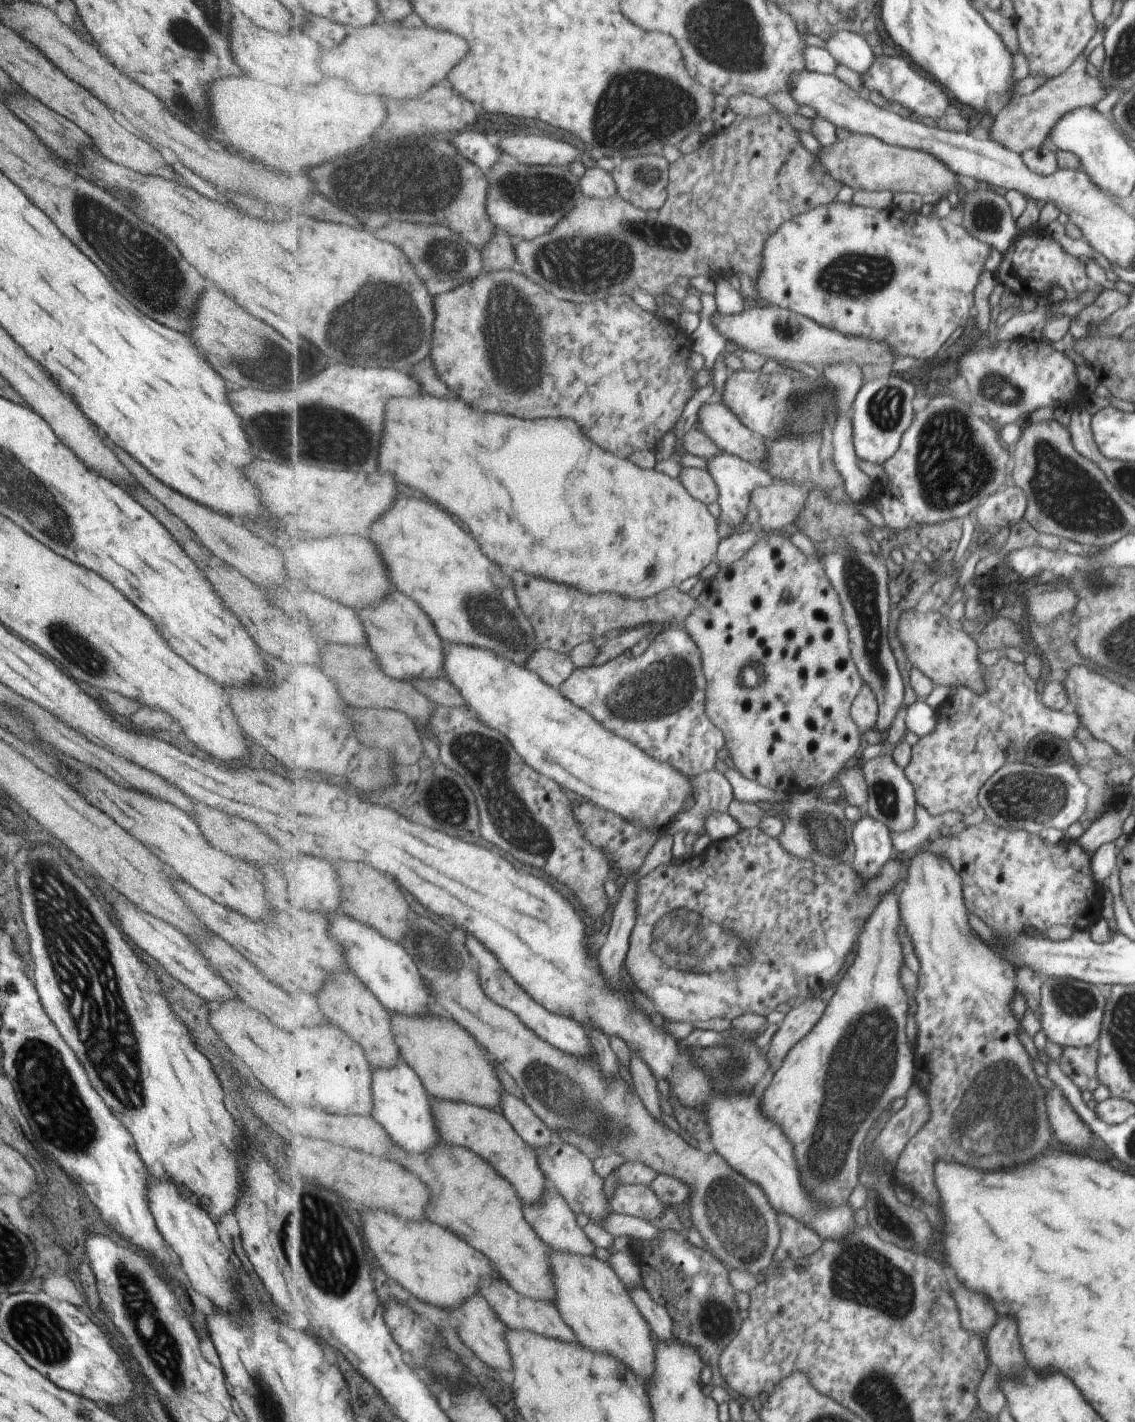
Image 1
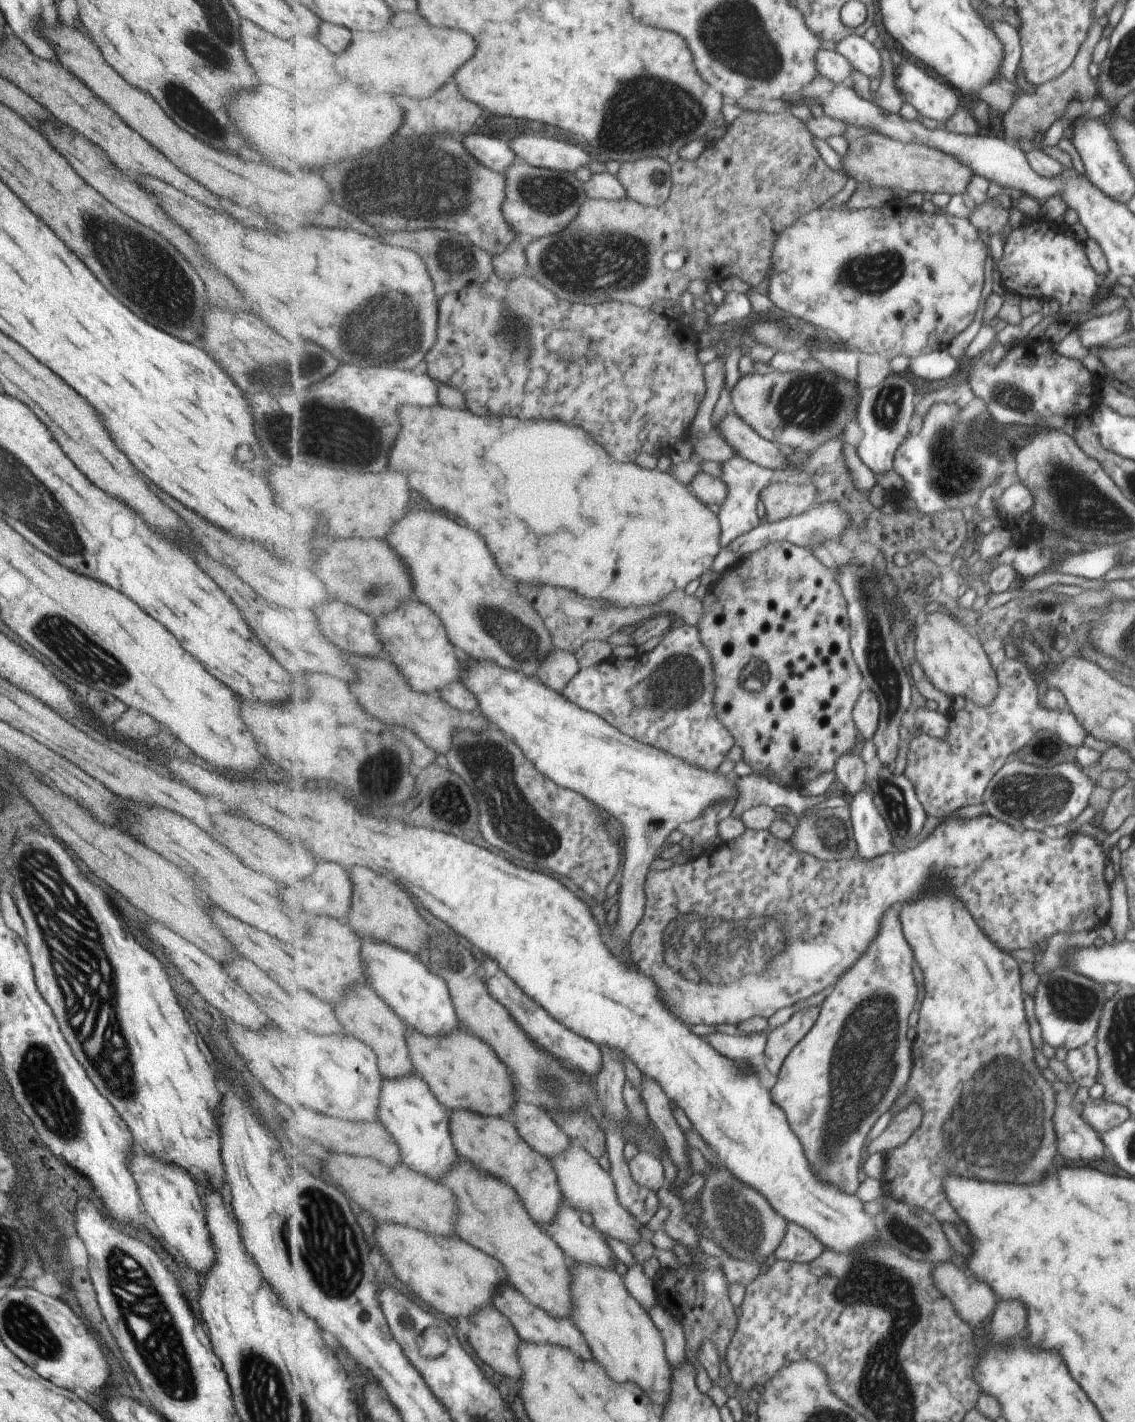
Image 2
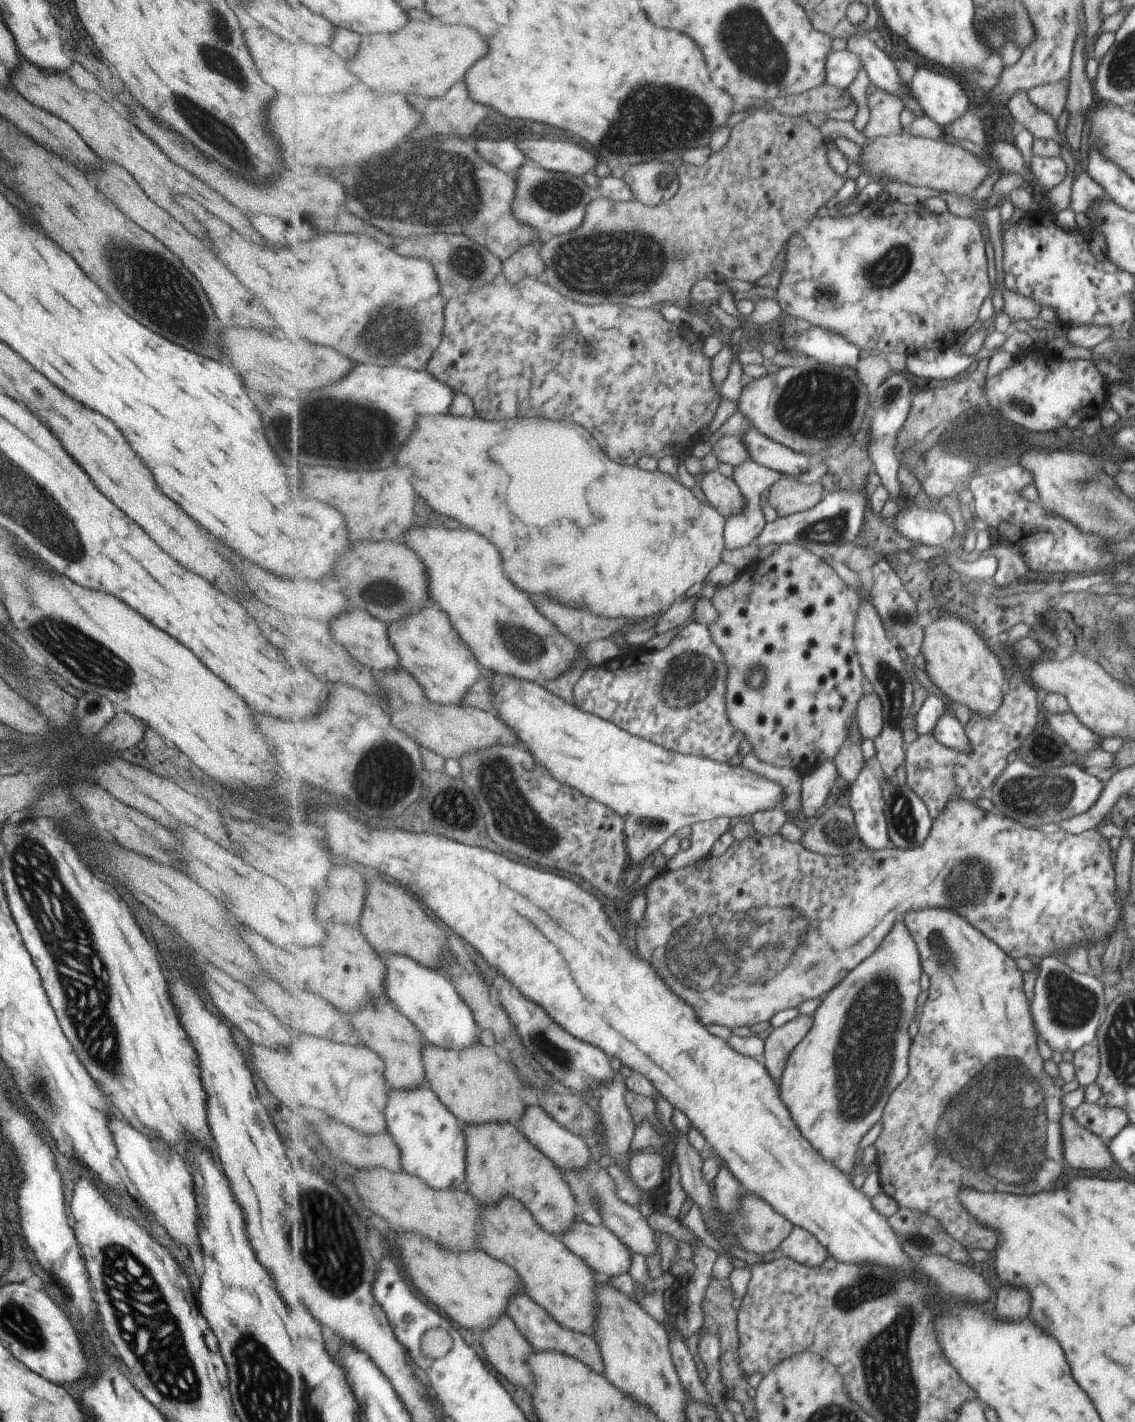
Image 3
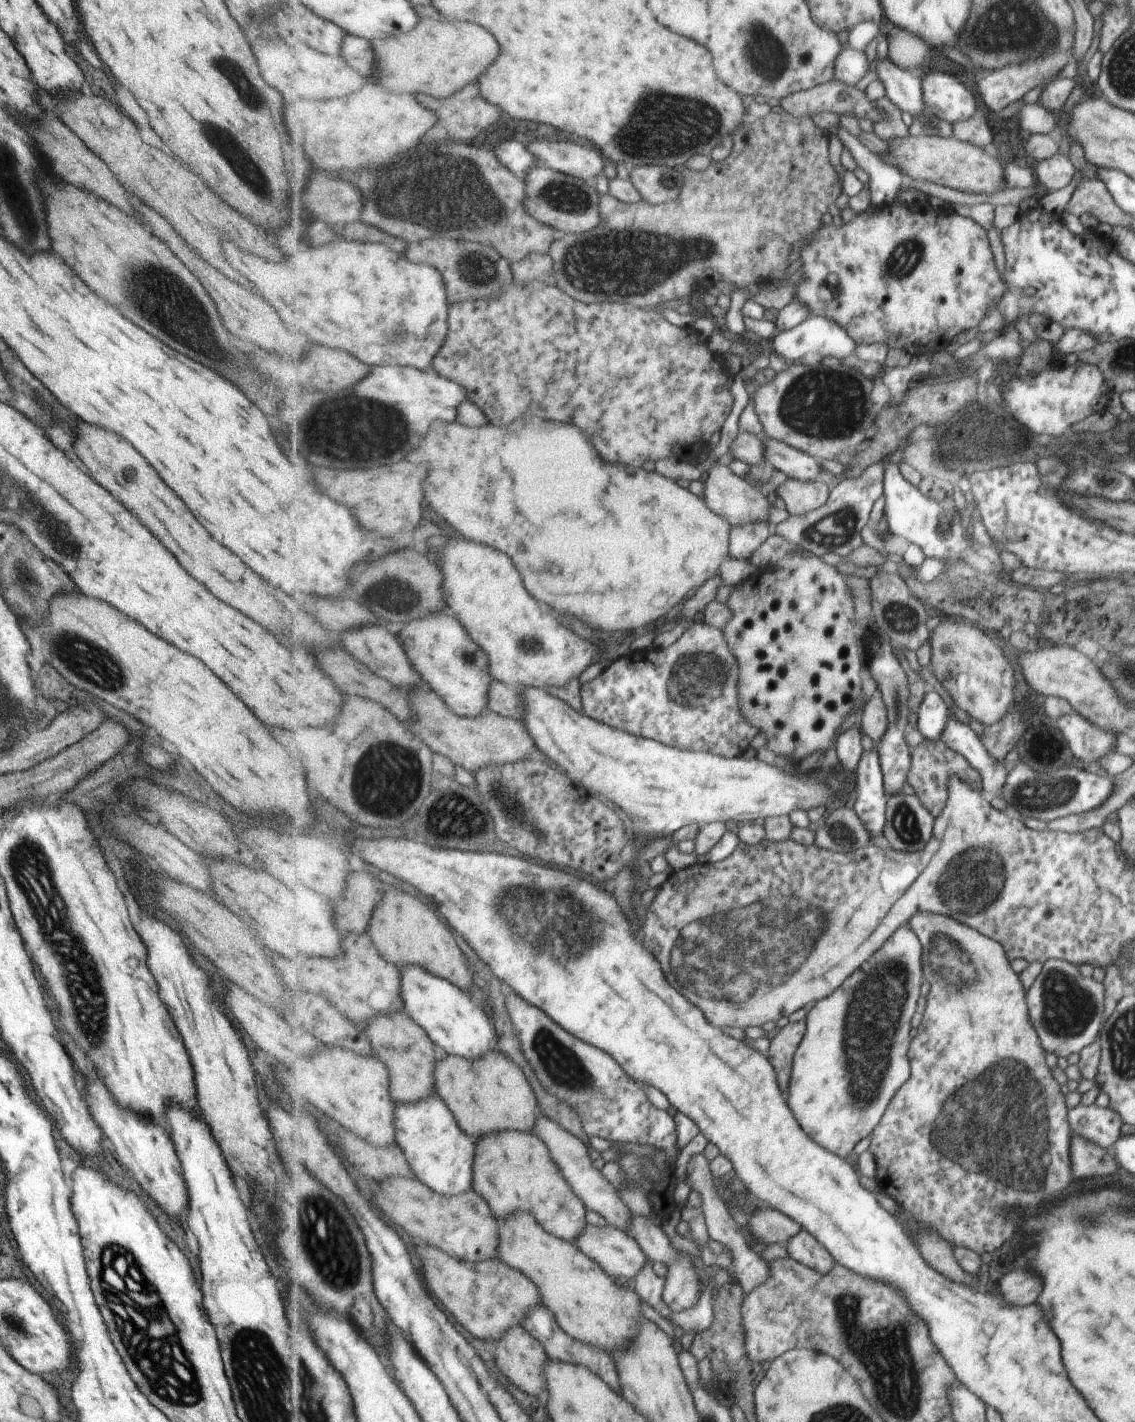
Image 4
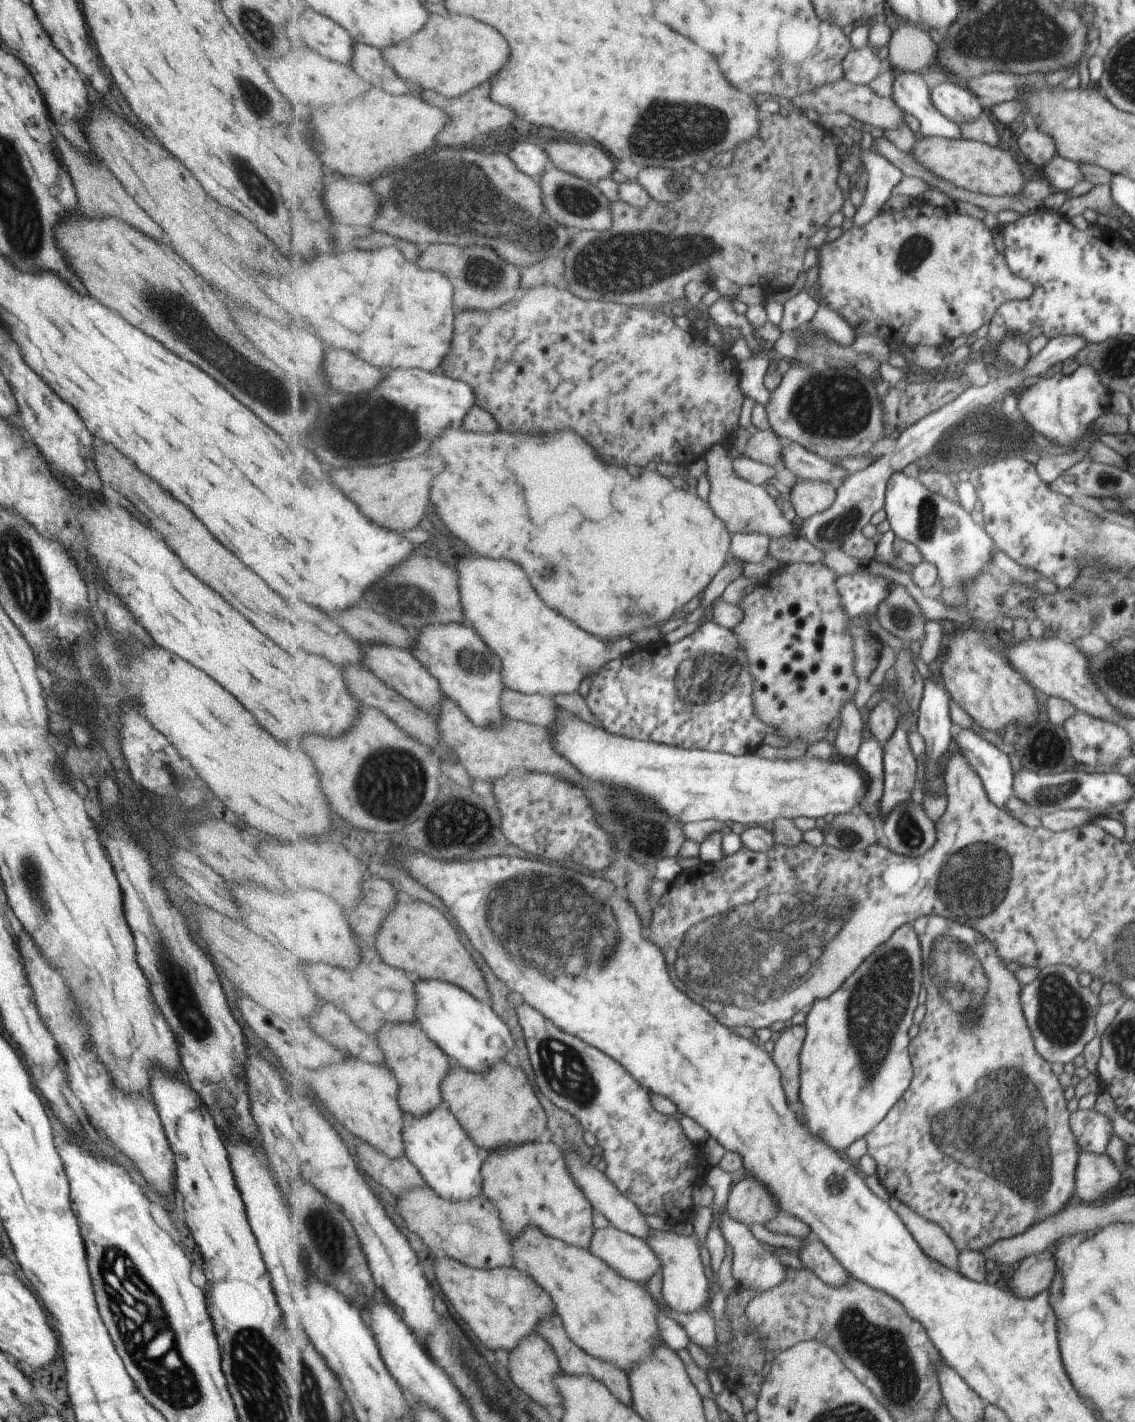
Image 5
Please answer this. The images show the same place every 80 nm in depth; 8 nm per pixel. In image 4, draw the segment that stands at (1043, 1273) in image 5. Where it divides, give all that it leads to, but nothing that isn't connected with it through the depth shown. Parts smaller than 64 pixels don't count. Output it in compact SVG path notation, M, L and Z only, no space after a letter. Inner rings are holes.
M1017 1268L1002 1276L999 1281L999 1292L1011 1306L1027 1306L1031 1304L1039 1294L1039 1280L1031 1274L1027 1274L1023 1268Z

